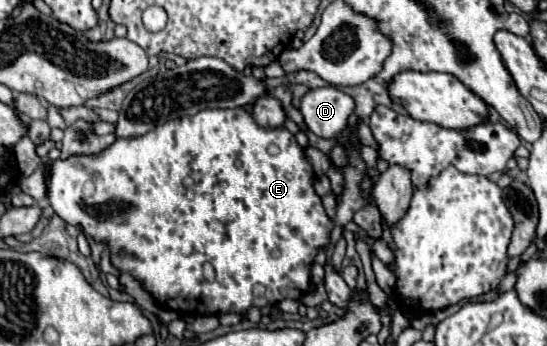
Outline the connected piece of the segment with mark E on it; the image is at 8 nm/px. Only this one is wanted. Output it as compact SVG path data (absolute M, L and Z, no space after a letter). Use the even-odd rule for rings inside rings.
M205 109L191 117L181 117L159 125L157 129L135 139L117 139L109 149L91 157L69 157L65 161L57 159L49 167L47 177L47 199L55 213L71 225L81 225L85 233L93 239L107 239L111 261L119 271L129 271L141 285L155 297L161 307L173 309L181 317L197 315L219 315L219 313L245 313L249 307L265 307L279 303L283 299L301 299L309 289L311 281L311 263L319 247L329 243L333 221L327 217L321 197L313 189L313 169L305 159L303 149L297 145L295 137L285 129L265 129L259 127L247 109ZM205 265L211 265L215 271L213 279L205 277Z

